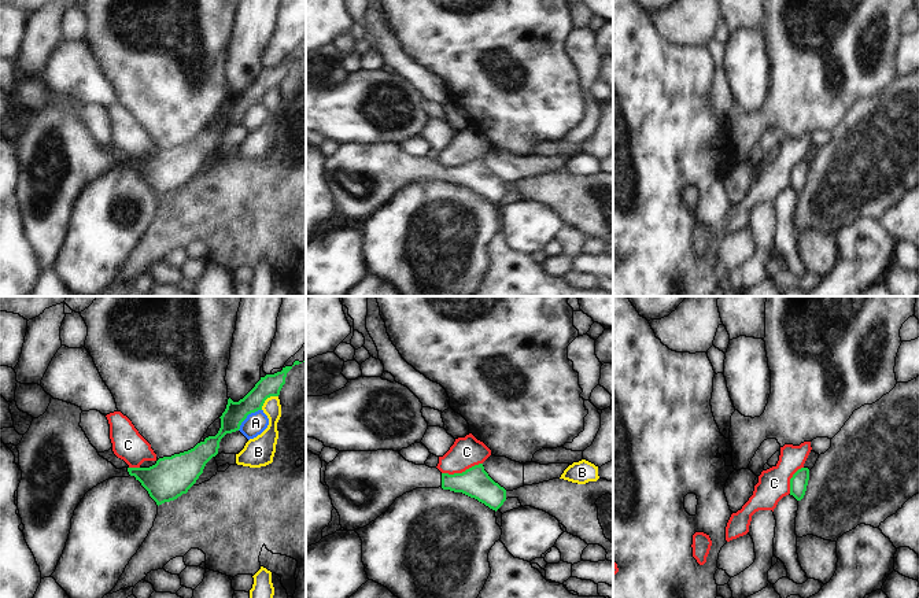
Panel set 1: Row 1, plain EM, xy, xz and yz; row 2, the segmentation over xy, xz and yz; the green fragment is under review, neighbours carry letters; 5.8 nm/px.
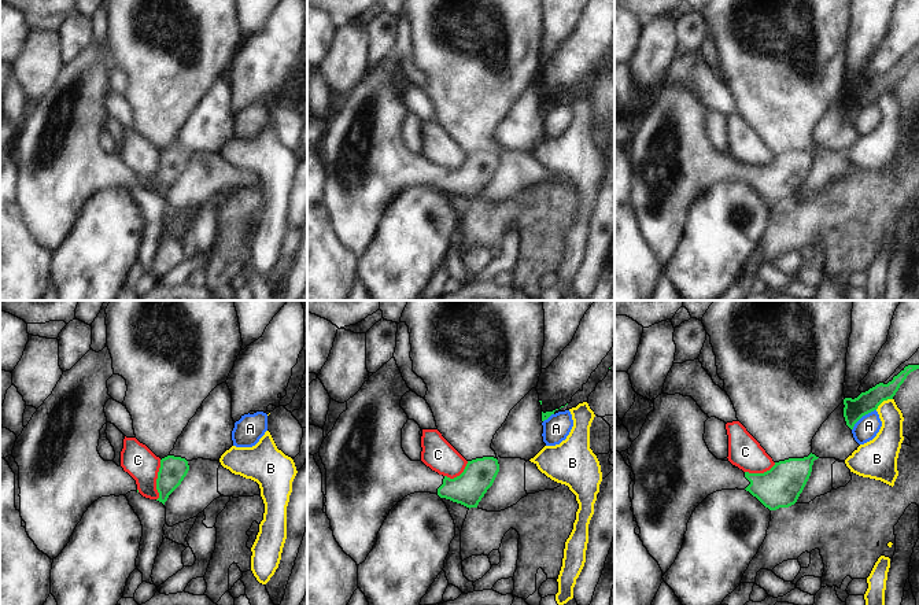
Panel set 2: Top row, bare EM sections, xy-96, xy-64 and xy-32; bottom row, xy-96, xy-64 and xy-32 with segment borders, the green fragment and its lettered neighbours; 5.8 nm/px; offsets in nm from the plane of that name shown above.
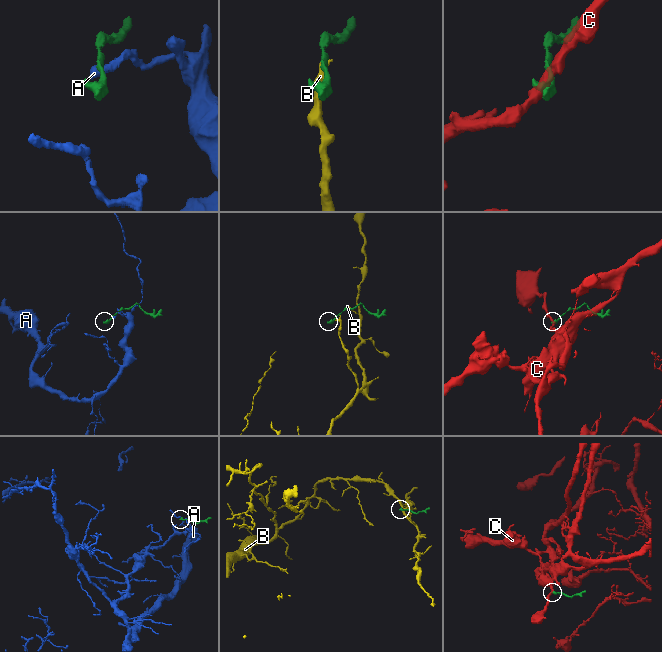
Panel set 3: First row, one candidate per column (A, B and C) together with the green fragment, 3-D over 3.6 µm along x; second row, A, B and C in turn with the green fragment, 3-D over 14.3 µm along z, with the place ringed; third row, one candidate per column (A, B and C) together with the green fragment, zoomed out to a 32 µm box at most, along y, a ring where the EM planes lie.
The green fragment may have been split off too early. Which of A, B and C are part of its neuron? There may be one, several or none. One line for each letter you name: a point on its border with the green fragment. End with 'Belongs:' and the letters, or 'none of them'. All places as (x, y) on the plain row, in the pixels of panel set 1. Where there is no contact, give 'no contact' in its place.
Belongs: none of them

